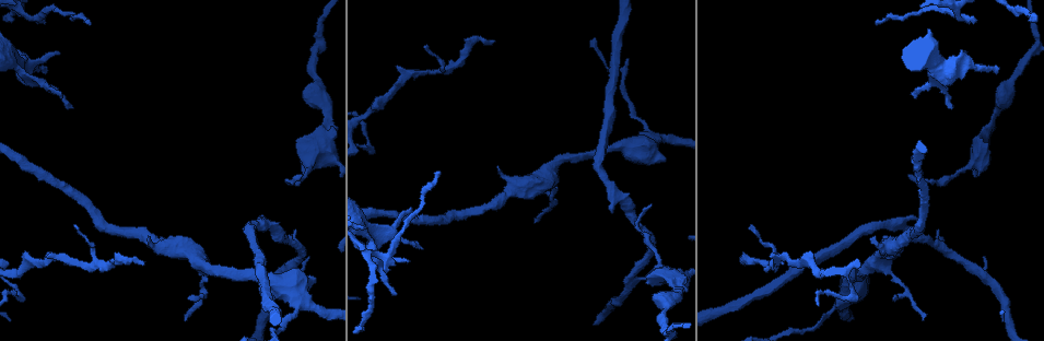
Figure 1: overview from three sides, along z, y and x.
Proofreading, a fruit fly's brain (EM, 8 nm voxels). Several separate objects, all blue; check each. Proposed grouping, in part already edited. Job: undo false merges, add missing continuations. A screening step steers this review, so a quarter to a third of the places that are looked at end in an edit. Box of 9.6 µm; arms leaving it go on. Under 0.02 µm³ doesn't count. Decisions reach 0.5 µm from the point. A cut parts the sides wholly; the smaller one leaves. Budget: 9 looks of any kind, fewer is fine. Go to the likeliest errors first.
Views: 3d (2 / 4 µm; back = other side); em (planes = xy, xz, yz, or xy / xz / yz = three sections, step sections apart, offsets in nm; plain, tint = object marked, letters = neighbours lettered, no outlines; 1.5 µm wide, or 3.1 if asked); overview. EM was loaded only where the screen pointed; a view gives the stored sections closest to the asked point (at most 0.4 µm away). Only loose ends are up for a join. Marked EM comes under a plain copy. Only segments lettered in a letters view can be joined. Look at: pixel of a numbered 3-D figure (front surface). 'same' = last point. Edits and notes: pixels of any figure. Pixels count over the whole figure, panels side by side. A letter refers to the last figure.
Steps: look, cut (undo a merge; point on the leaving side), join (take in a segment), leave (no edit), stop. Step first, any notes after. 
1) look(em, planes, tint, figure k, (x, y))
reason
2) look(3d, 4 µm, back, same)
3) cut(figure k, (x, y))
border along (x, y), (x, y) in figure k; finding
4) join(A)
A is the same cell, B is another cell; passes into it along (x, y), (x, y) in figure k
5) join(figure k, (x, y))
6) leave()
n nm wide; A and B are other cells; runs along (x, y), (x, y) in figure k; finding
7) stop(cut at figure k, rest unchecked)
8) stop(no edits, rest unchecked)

look(em, planes, letters, figure 1, (39, 22))
free end

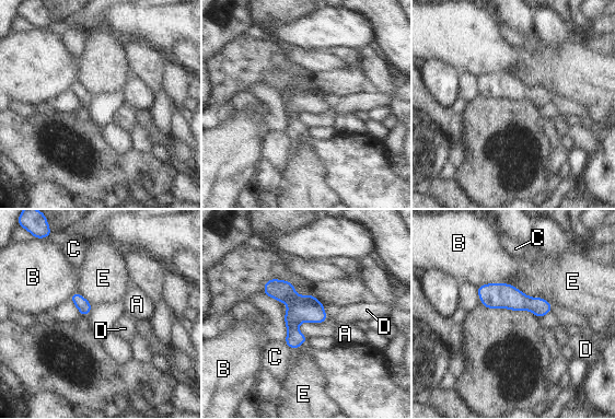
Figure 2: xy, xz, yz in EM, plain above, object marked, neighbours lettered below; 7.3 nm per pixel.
leave()
A, B, C, D and E are other cells; runs along (479, 289), (548, 309) in figure 2; no lettered segment goes on from it

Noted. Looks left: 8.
look(em, planes, letters, figure 1, (411, 208))
an open end

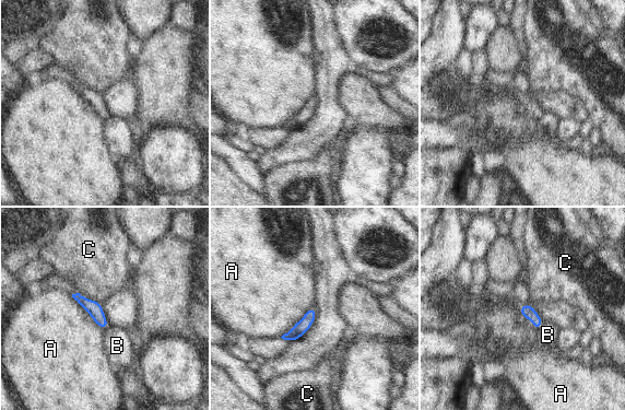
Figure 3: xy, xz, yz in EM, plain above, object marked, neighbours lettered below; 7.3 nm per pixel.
leave()
A, B and C are other cells; runs along (77, 296), (98, 316), (104, 325) in figure 3; none of them fits

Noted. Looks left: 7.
look(em, yz, step 8, letters, figure 1, (894, 247))
sudden change in width

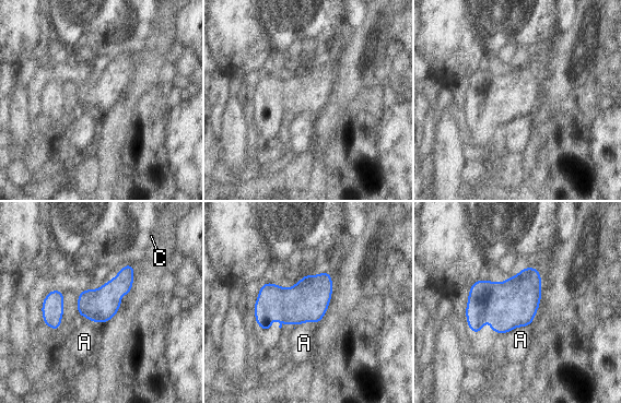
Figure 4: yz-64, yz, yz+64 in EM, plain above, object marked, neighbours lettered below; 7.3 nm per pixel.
leave()
A and C are other cells; continuous, no second neuron

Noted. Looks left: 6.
look(3d, 2 µm, figure 1, (376, 104))
branch point

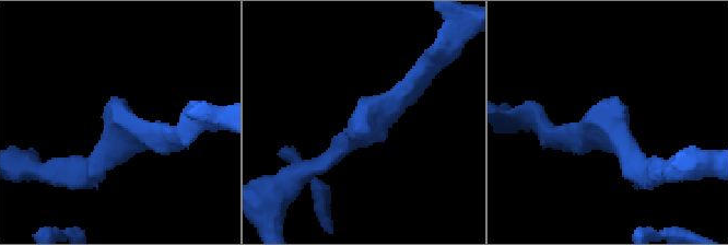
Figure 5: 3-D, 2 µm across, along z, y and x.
look(em, xz, step 4, tint, figure 5, (129, 129))
shape alone is not enough

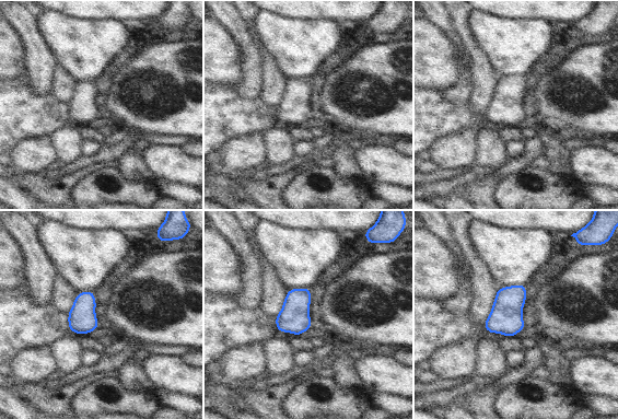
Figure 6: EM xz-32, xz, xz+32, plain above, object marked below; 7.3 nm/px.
look(em, planes, letters, same)

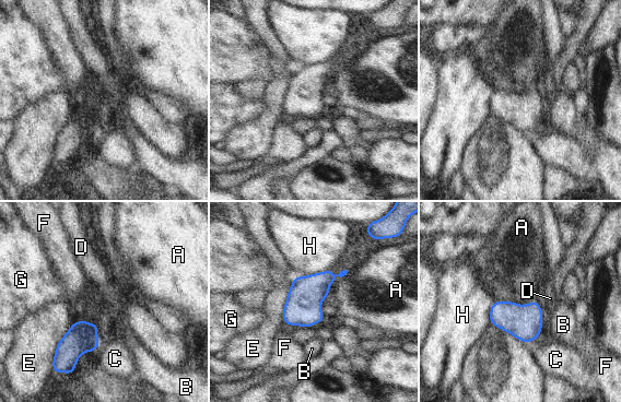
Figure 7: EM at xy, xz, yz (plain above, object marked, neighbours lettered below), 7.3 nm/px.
leave()
A, B, C, D, E, F, G and H are other cells; border along (337, 280), (332, 283), (328, 294) in figure 7; all the same neuron

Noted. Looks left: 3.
stop(no edits, rest unchecked)

